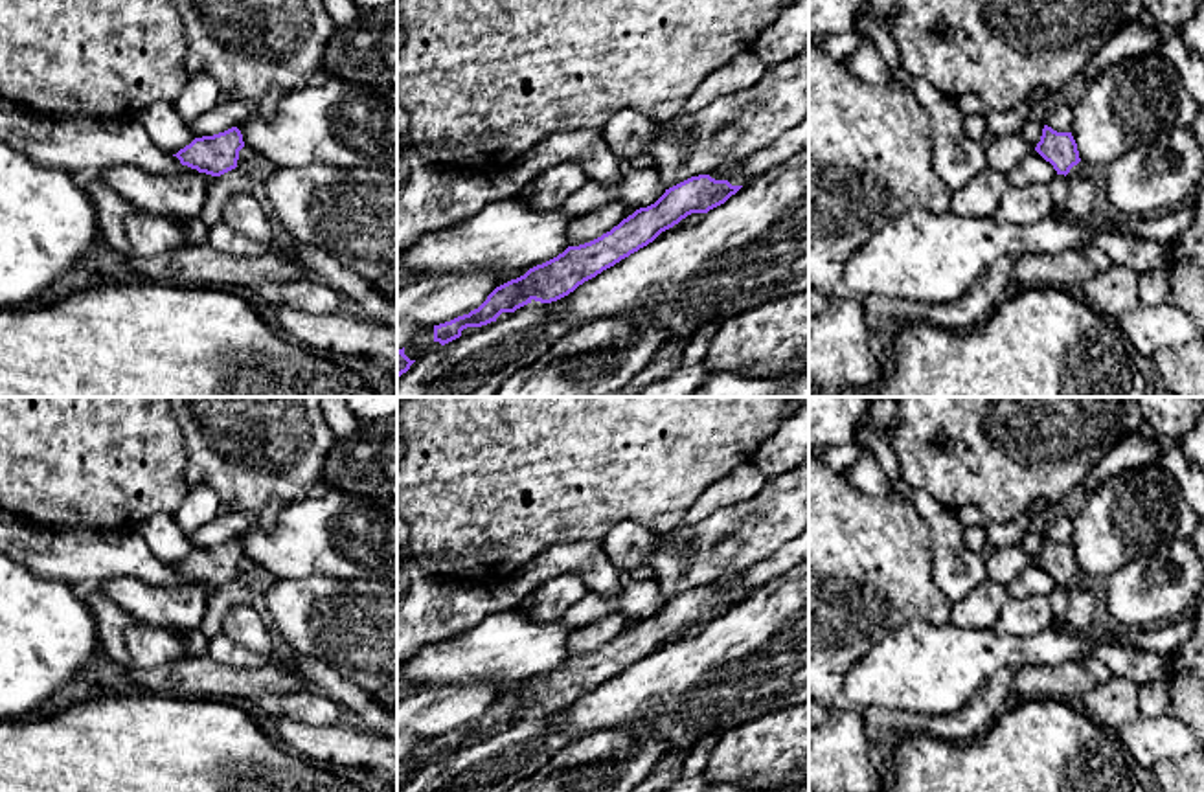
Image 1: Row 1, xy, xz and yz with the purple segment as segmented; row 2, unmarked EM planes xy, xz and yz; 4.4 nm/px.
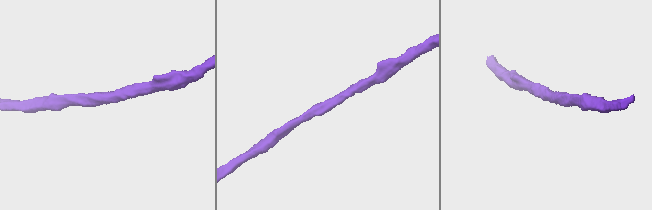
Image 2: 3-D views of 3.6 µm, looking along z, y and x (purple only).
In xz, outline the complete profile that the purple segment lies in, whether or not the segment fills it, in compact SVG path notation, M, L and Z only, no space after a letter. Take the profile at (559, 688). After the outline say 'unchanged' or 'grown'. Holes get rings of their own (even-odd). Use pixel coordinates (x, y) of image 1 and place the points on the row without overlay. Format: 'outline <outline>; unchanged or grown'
outline M699 586L665 601L654 616L636 621L601 649L579 658L568 658L557 669L496 698L469 726L434 737L434 753L445 757L460 750L463 741L496 733L502 724L515 724L533 711L551 715L568 707L585 693L653 654L662 643L687 627L708 625L724 616L741 599L732 597L728 592Z; unchanged

